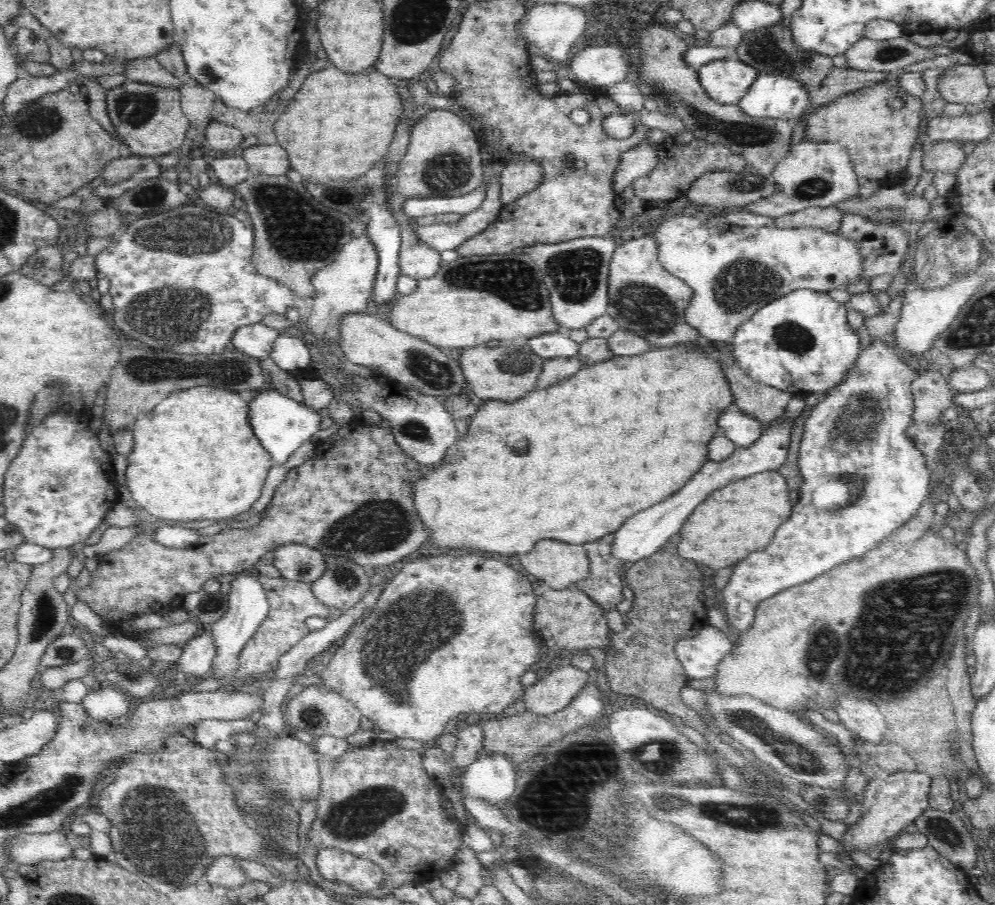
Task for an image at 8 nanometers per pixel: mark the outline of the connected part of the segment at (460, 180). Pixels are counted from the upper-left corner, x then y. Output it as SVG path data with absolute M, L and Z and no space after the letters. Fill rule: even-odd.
M434 109L411 127L406 154L395 174L396 190L405 198L464 196L483 182L480 138L464 119L454 112Z

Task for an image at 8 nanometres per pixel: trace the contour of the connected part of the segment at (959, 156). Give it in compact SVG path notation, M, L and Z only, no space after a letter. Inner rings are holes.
M933 142L931 150L924 154L921 167L932 174L949 172L956 175L964 164L966 154L960 142Z

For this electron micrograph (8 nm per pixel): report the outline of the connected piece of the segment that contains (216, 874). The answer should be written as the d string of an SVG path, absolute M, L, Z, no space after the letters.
M230 856L214 858L209 867L205 870L204 880L210 883L212 887L226 887L236 889L244 884L248 884L248 877L236 863L236 858Z

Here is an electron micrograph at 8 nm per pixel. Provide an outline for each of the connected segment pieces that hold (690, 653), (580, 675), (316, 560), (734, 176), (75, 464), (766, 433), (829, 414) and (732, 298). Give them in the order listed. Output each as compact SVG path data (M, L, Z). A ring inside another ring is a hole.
M709 623L700 632L684 636L674 646L680 664L690 679L712 678L718 664L732 652L730 637Z
M570 664L541 675L536 683L525 689L520 708L544 716L566 708L591 681L588 673L591 671Z
M290 543L273 551L273 565L288 580L311 584L325 573L325 555L310 546Z
M710 171L697 178L685 194L691 204L722 207L742 207L778 194L780 189L772 179L753 171L734 173Z
M54 412L40 426L32 428L18 456L12 460L3 488L3 516L19 530L26 542L50 549L72 547L88 538L103 522L104 515L118 503L111 456L100 447L98 435L90 431L88 426L88 418L81 412Z
M794 396L788 404L787 421L783 424L778 423L770 428L765 425L762 436L754 444L747 447L736 447L735 451L722 462L708 460L698 474L694 474L694 477L690 478L678 492L646 510L634 514L634 518L628 518L616 532L612 533L611 556L623 562L626 567L642 558L649 557L650 554L658 552L671 536L680 532L686 518L710 496L711 492L730 484L733 480L750 477L766 472L766 470L777 470L784 464L784 460L788 456L790 428L792 428L790 424L806 409L805 397Z
M891 337L872 338L872 344L860 352L844 382L832 388L812 408L805 421L797 458L804 477L798 502L793 506L790 520L776 530L774 540L762 552L754 552L733 565L729 583L722 590L729 624L741 632L750 630L760 602L786 588L810 582L830 568L862 558L916 516L922 500L928 497L932 474L923 454L907 434L916 408L910 386L919 374L920 371L911 370L896 353ZM818 514L832 514L832 520L818 520Z
M670 211L645 231L657 244L660 264L694 291L685 308L685 321L709 341L730 342L740 324L752 318L756 310L784 294L804 288L825 293L834 288L844 289L860 280L863 271L859 242L821 228L744 227L727 223L717 214L700 220L681 211Z

